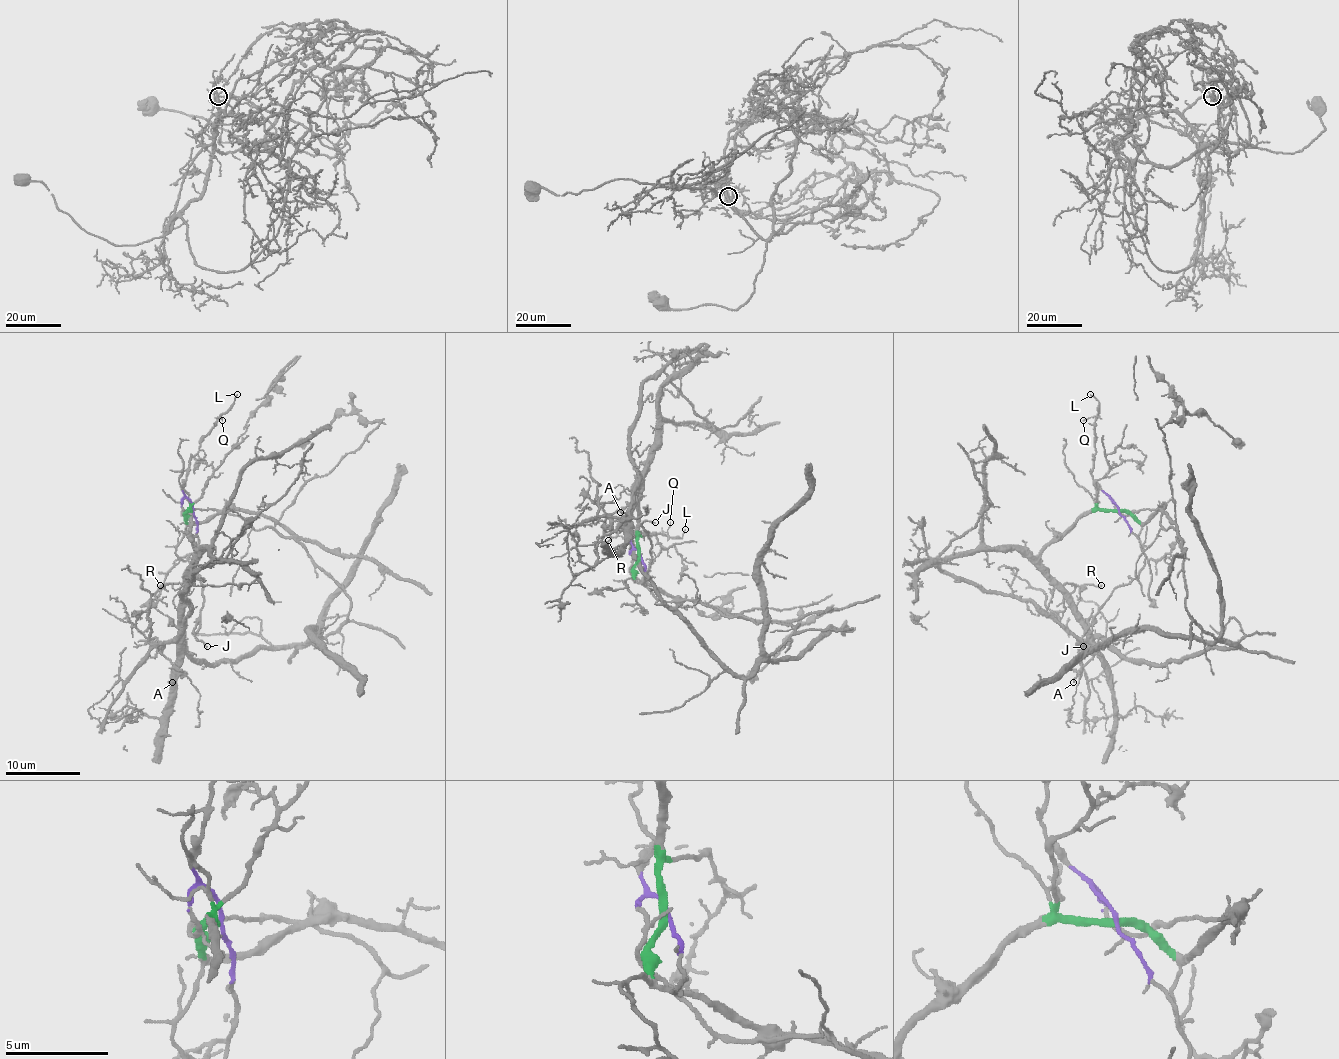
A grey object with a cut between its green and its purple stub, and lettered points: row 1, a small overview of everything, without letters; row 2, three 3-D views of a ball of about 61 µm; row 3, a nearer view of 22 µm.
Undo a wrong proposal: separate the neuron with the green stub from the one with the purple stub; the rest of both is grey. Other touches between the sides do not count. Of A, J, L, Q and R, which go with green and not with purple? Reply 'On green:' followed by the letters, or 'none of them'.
On green: A, R

